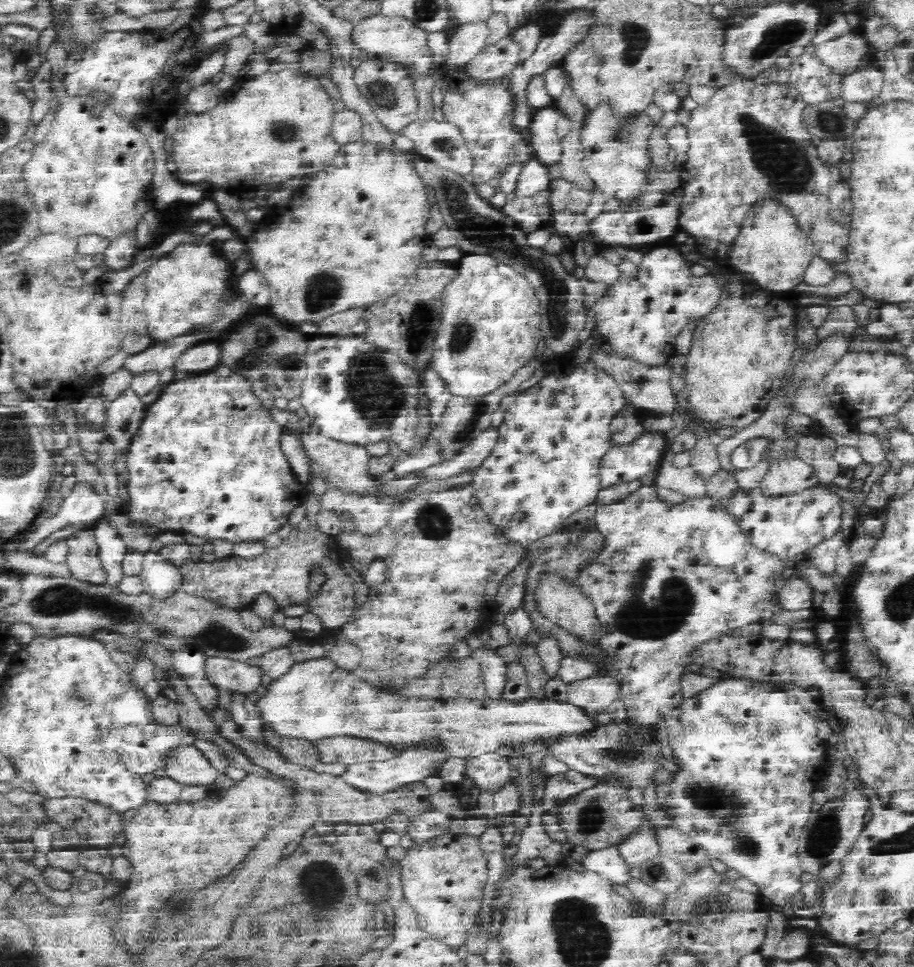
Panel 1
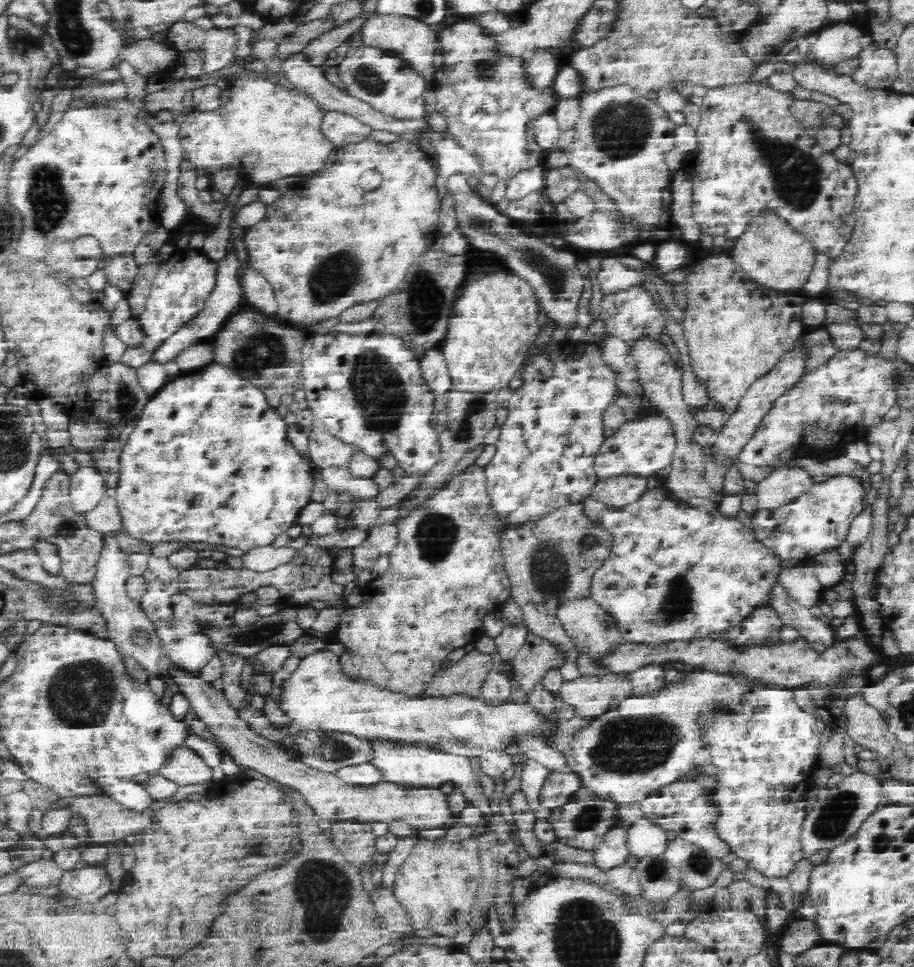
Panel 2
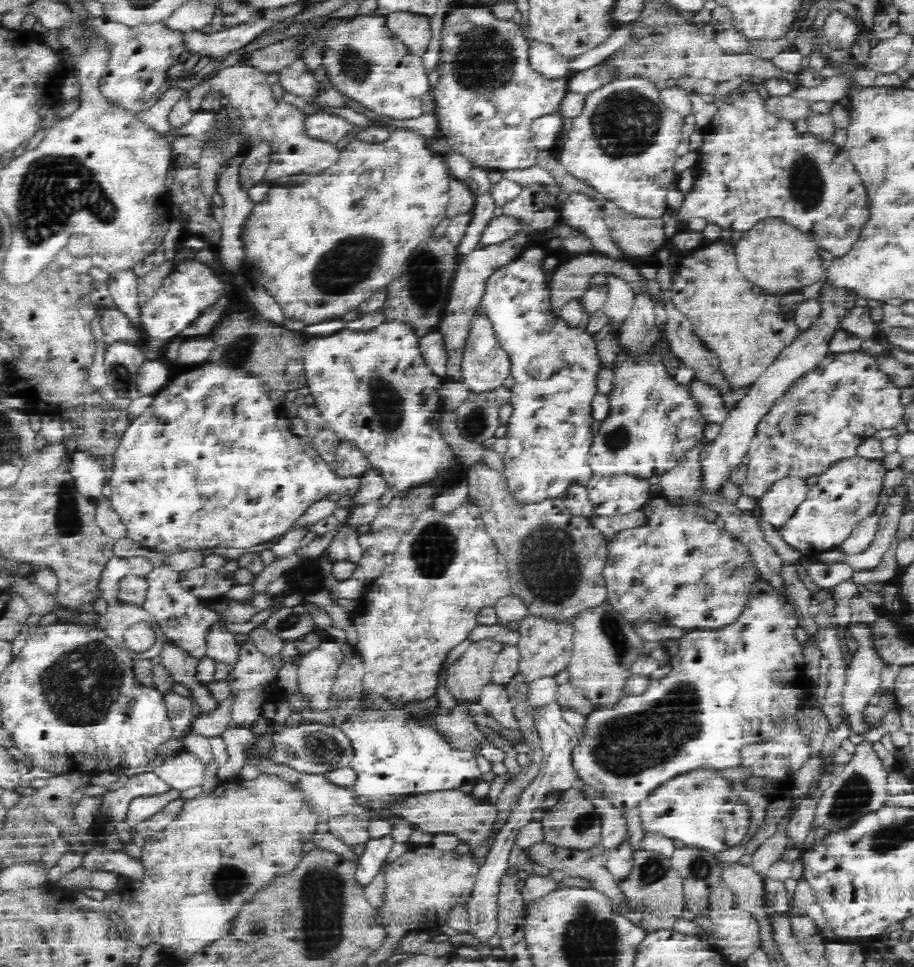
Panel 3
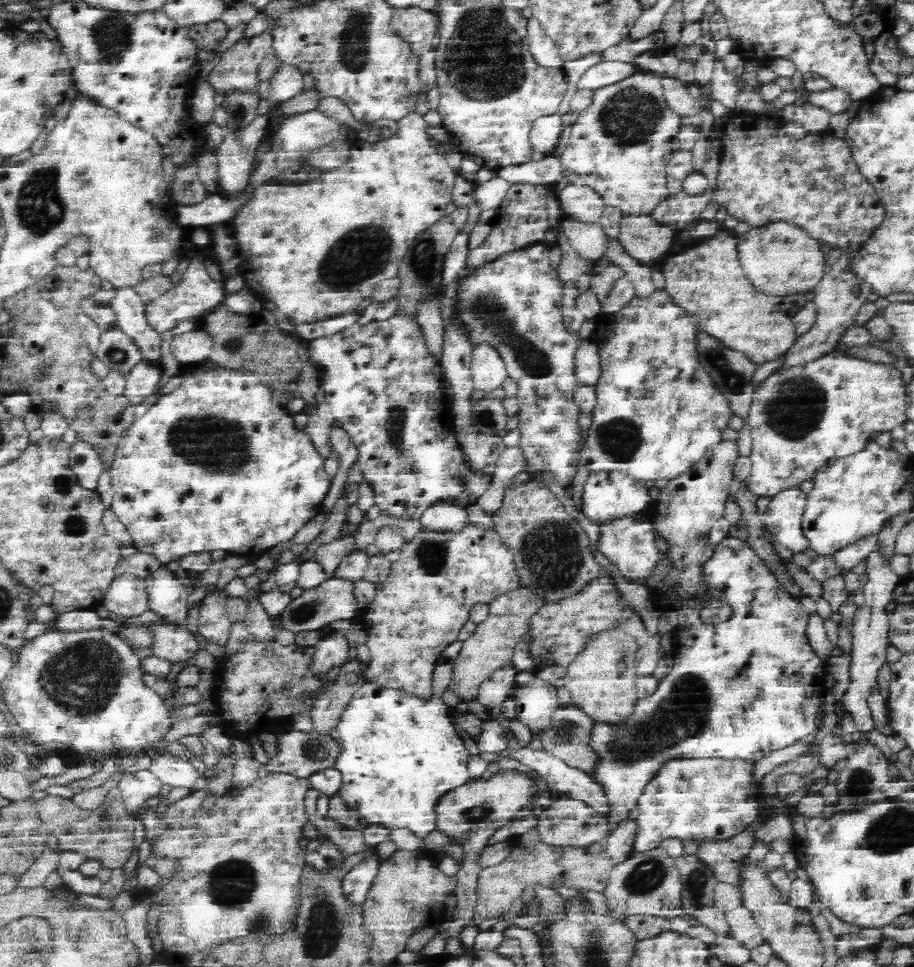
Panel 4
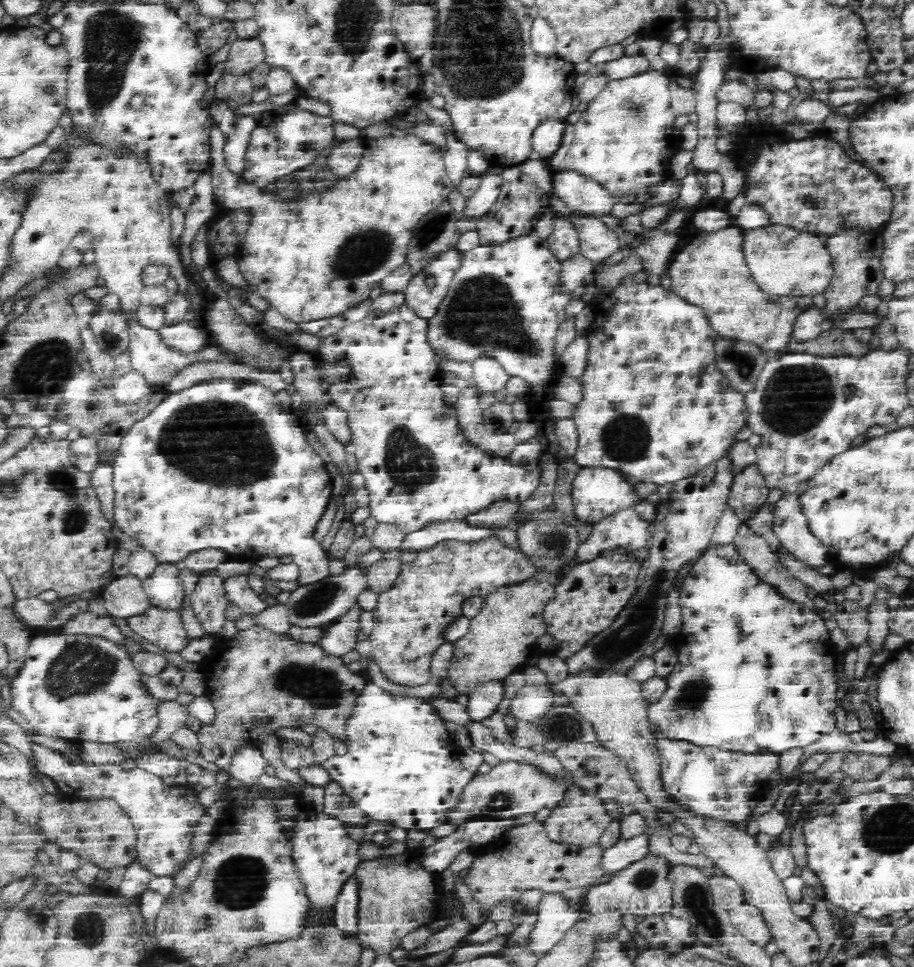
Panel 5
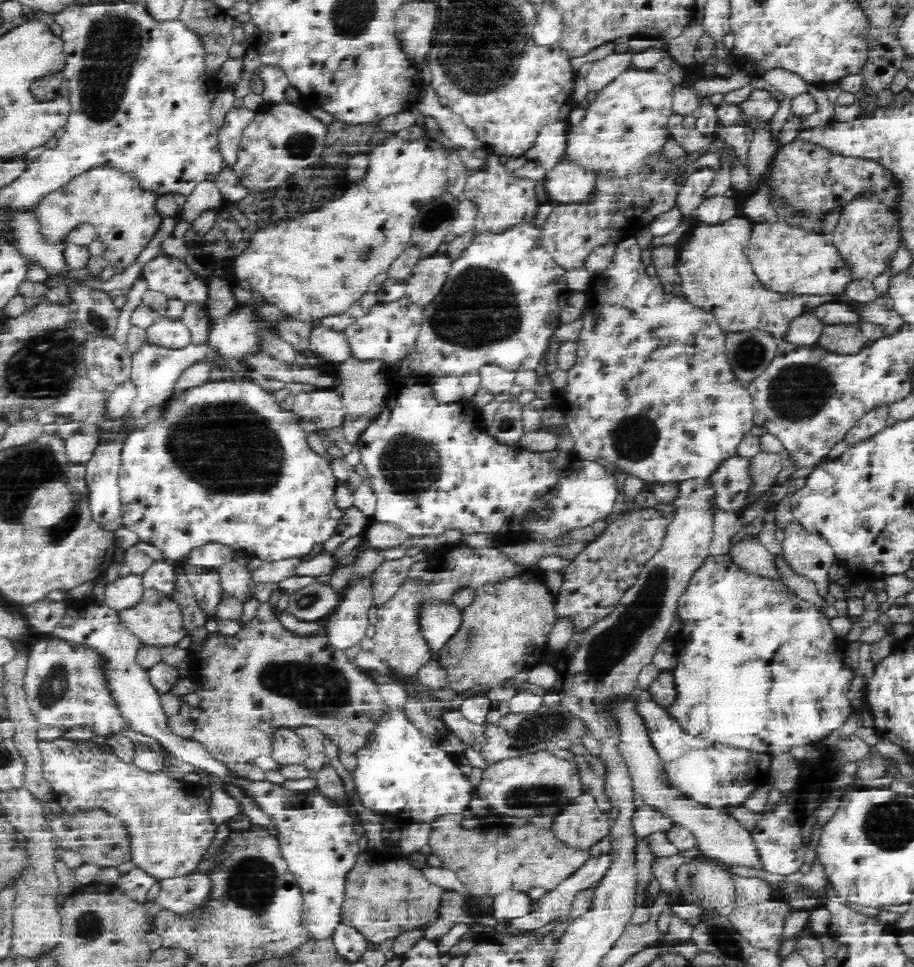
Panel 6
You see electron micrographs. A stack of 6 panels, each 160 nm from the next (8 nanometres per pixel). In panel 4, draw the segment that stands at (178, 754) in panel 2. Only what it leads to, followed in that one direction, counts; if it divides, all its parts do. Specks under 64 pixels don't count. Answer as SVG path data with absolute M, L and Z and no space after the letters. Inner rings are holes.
M169 753L158 756L148 767L149 771L158 777L166 789L189 788L198 782L202 776L190 761L178 758Z

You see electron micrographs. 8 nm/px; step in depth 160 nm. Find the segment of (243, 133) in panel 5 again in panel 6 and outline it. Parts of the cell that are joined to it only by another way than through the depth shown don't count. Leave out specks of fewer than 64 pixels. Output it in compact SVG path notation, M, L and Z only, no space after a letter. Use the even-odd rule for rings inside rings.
M232 107L226 114L225 119L218 130L218 148L224 165L232 167L238 161L238 149L244 129L258 111L246 107Z

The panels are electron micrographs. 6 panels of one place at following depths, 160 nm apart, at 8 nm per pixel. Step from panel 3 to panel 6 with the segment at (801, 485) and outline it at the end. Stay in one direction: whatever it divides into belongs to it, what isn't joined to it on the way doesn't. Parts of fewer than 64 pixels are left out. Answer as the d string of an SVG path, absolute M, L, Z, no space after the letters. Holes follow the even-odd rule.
M790 520L784 526L783 558L791 569L816 583L818 596L828 595L828 570L836 560L833 548L818 535L808 533L800 521Z

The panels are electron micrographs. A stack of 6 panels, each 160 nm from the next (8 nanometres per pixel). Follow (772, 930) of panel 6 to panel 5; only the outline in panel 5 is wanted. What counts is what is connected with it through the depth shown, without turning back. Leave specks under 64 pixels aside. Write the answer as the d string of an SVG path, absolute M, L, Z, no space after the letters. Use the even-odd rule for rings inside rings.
M744 903L737 909L730 910L729 918L752 944L763 948L771 941L771 934L760 917L758 909Z

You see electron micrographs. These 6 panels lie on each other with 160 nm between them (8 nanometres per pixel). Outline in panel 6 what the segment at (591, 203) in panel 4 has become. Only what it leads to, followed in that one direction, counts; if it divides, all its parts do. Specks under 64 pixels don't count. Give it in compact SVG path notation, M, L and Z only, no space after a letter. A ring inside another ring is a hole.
M569 161L556 165L544 185L554 204L586 204L596 198L596 173Z

